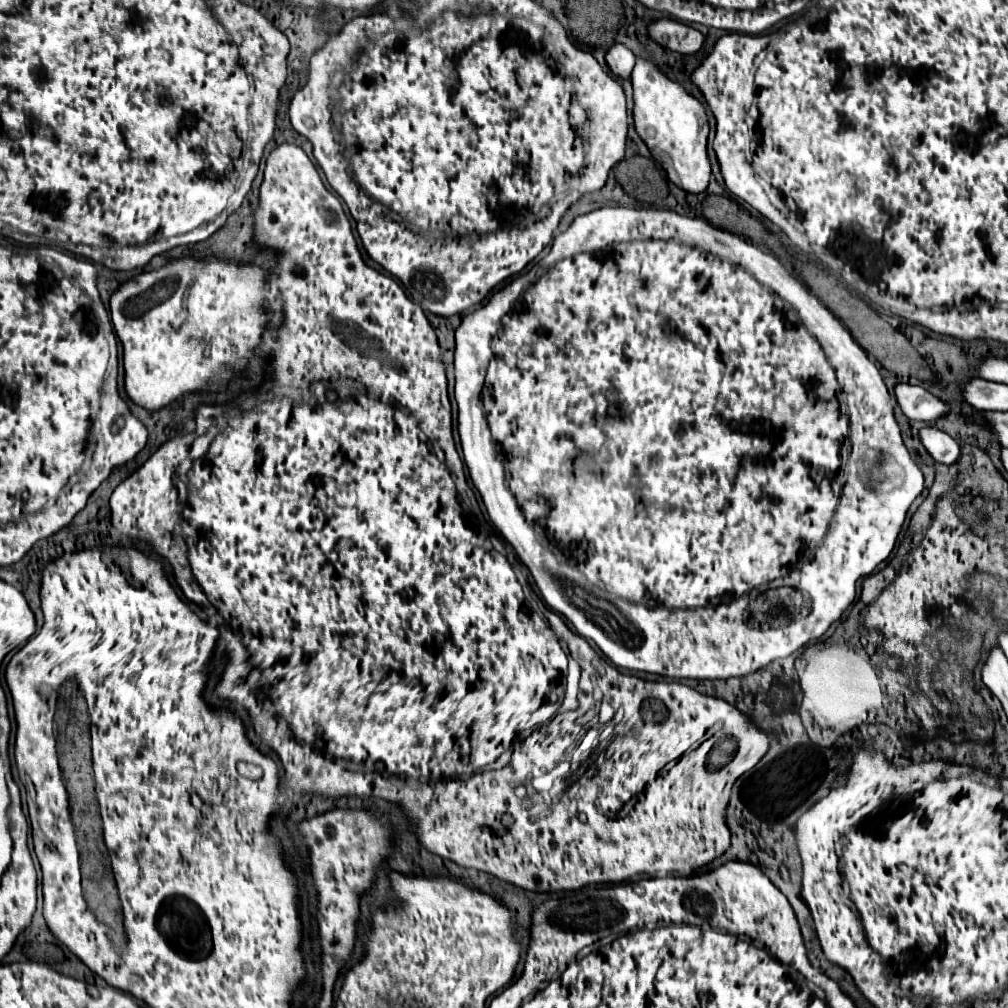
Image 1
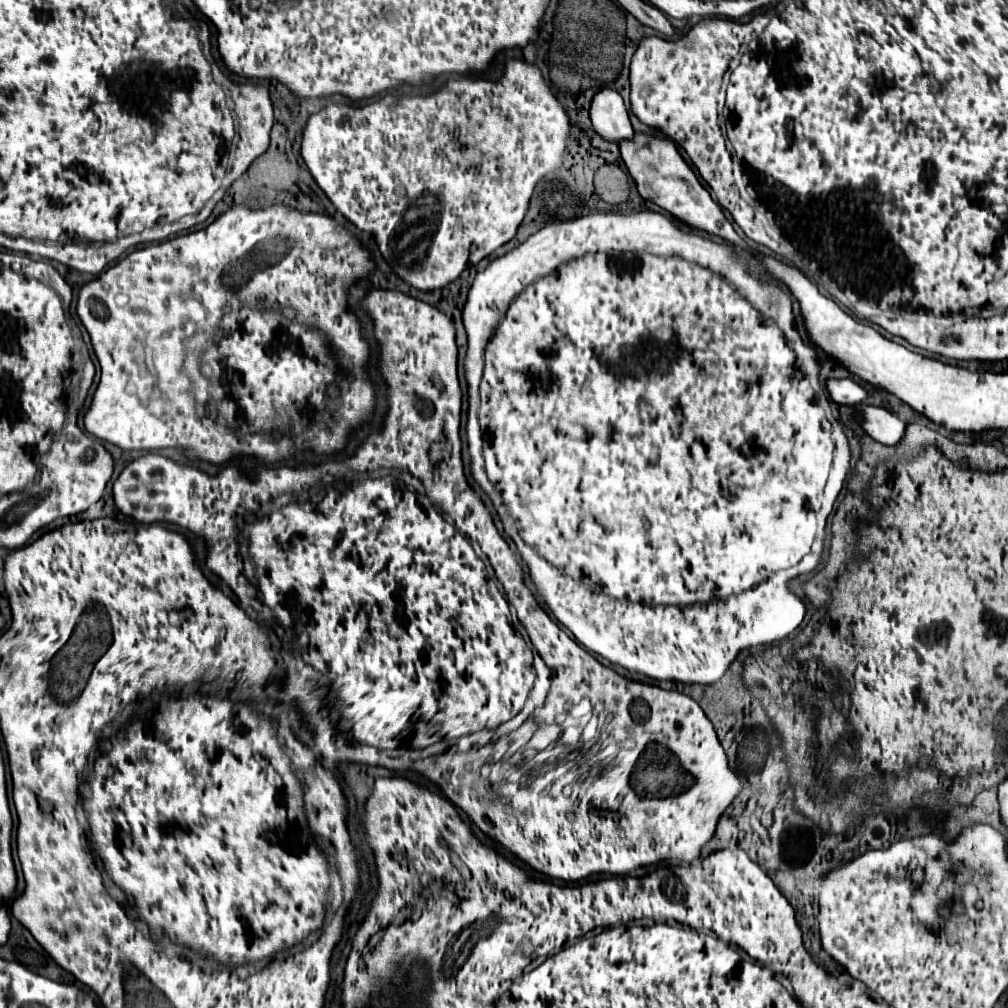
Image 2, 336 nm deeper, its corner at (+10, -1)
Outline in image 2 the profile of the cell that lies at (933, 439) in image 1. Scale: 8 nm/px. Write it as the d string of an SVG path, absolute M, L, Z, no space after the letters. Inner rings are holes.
M859 405L861 413L861 425L875 441L883 445L897 445L905 435L905 423L891 411L883 407L871 407L871 405Z

